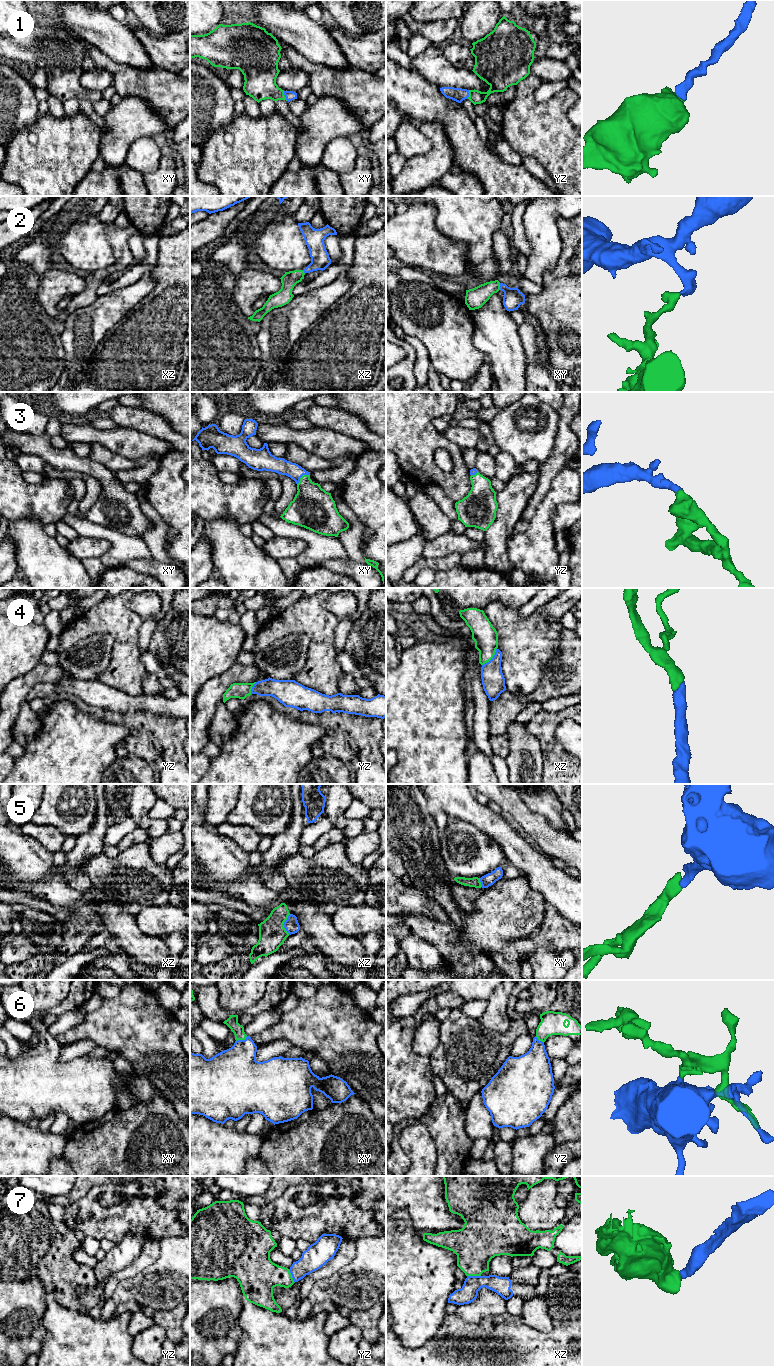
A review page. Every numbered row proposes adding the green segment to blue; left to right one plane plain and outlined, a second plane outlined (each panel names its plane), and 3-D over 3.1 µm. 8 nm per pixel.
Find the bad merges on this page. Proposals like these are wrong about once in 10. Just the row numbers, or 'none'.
7

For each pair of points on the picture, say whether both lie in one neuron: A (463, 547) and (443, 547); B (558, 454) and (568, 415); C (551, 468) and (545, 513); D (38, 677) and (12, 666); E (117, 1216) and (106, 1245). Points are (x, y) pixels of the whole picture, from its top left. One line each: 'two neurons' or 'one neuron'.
A: one neuron
B: one neuron
C: two neurons
D: two neurons
E: two neurons

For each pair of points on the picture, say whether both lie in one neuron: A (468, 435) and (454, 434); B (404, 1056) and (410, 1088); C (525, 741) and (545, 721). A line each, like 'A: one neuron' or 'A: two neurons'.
A: one neuron
B: one neuron
C: two neurons

